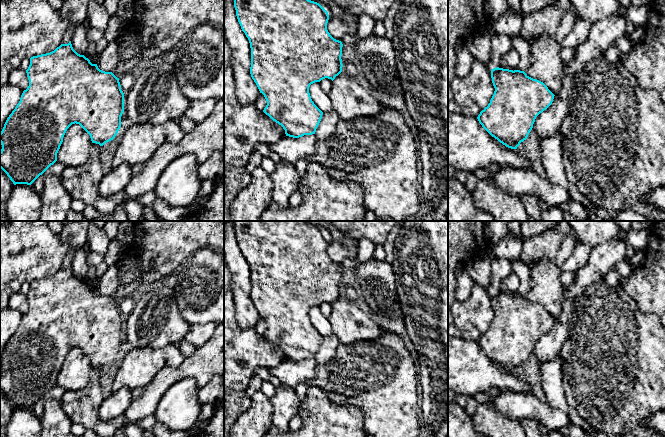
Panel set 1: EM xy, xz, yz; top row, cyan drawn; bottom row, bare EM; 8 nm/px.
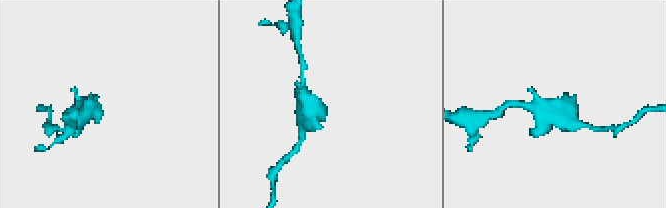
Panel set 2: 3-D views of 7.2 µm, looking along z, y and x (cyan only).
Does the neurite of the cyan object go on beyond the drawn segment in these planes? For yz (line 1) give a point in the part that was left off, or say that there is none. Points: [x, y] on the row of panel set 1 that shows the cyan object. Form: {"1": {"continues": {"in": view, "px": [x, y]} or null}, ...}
{"1": {"continues": null}}

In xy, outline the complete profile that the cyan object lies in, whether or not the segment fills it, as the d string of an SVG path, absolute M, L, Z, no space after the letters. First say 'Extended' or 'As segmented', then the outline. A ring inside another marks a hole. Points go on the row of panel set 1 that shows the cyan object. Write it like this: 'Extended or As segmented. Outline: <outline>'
As segmented. Outline: M61 44L54 51L30 58L26 70L29 86L23 91L20 101L7 118L0 132L0 168L7 174L14 185L31 185L51 165L57 161L57 153L67 129L72 124L79 124L89 135L92 143L103 146L113 140L121 127L124 112L124 93L119 78L112 72L105 72L92 64L84 55L78 54L68 44Z

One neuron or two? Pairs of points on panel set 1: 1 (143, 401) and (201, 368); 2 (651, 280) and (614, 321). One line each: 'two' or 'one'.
1: one
2: two

